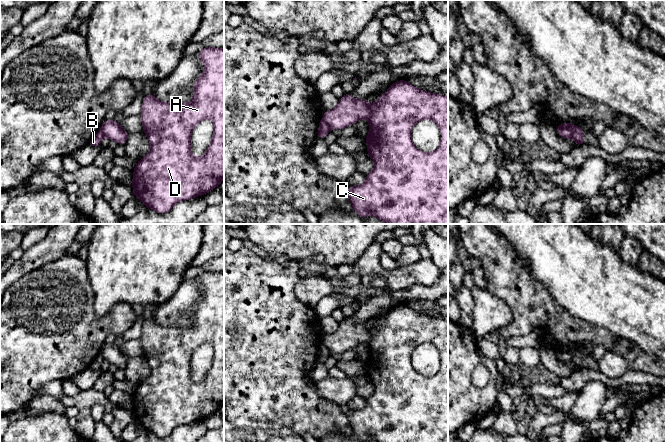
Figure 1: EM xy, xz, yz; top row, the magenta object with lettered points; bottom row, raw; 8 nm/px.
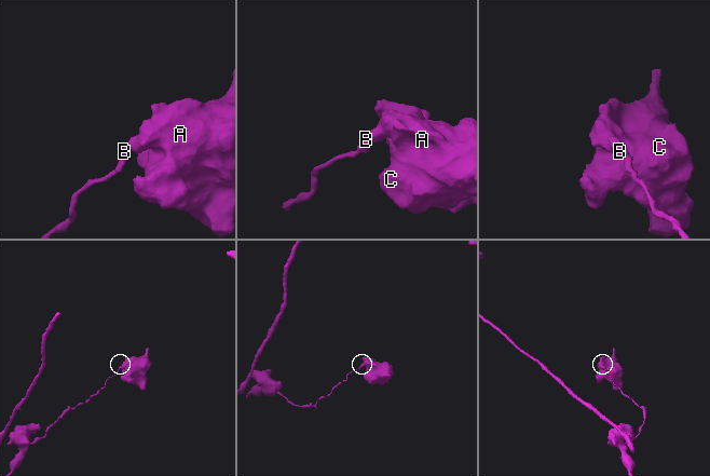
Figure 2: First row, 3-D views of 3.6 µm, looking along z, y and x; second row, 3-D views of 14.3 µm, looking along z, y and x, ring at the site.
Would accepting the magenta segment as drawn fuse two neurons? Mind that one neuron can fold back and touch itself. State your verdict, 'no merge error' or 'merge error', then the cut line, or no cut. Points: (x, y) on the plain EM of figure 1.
merge error; cut yz (577, 350), (570, 360)

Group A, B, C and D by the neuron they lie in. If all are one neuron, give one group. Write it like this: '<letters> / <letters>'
A C D / B

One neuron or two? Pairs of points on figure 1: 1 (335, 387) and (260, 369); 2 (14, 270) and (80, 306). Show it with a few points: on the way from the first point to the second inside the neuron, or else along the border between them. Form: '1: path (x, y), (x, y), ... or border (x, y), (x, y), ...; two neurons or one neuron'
1: border (315, 382), (317, 392), (322, 397), (332, 400); two neurons
2: border (44, 264), (24, 274), (10, 285); two neurons

